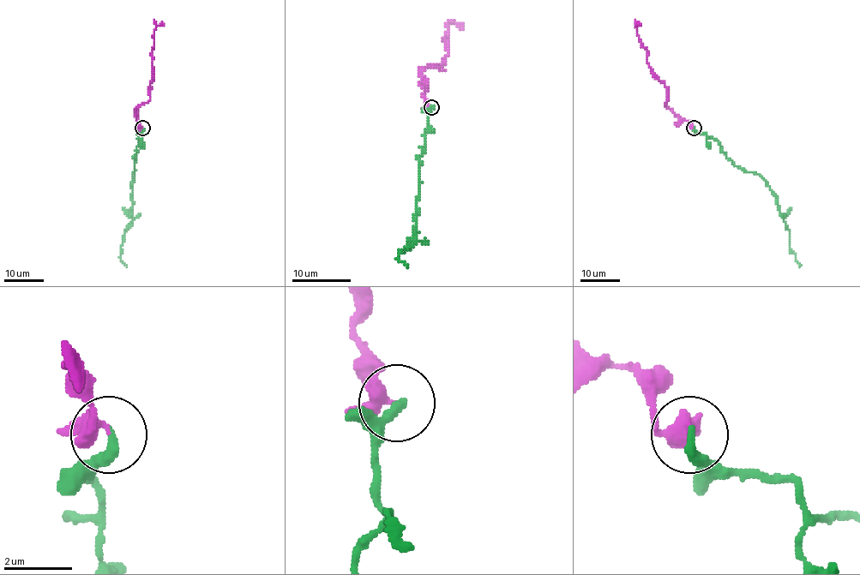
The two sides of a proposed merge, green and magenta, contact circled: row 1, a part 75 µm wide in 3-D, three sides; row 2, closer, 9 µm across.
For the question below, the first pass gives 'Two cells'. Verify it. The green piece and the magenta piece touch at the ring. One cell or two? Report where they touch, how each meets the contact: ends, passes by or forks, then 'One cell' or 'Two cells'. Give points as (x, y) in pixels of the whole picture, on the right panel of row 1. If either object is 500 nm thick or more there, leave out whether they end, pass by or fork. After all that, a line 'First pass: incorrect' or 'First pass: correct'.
Place: (694, 128). At the ring green ends. At the ring magenta passes by. One cell
First pass: incorrect

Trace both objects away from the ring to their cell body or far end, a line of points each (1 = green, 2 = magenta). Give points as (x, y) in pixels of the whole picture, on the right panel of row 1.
1: (694, 128), (713, 138), (736, 165), (764, 179), (790, 231), (790, 249), (800, 266)
2: (694, 128), (665, 105), (668, 88), (652, 71), (647, 62), (647, 50), (637, 34), (636, 26), (640, 24)

